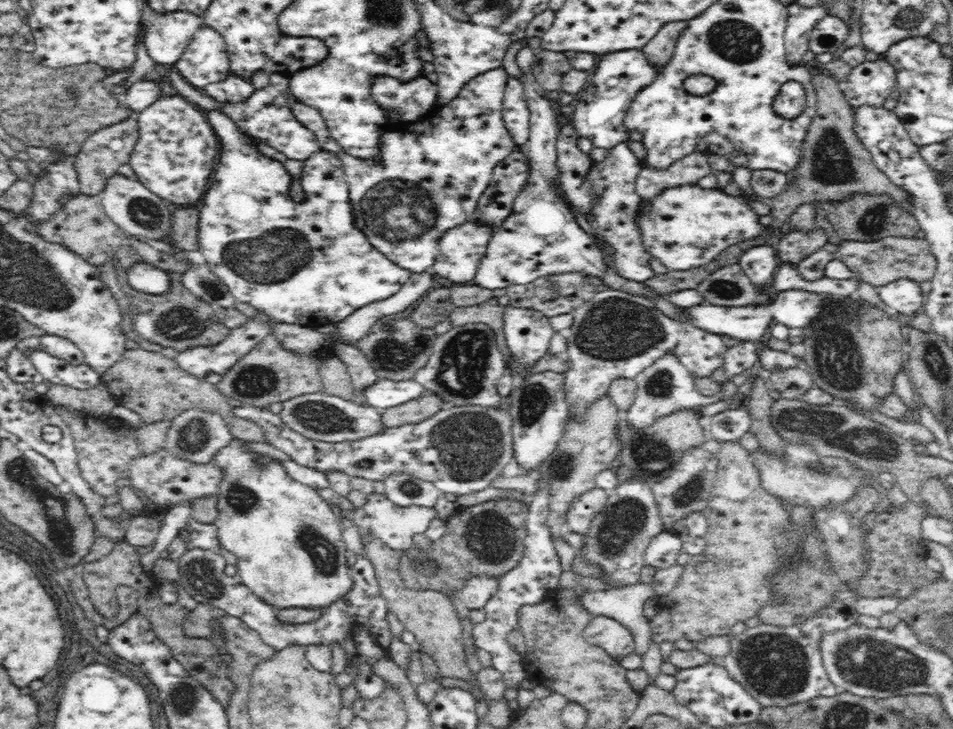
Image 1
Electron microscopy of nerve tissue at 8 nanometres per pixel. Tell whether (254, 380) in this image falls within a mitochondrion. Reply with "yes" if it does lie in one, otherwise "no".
yes

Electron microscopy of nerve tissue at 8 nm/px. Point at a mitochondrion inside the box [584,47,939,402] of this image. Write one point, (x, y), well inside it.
(836, 359)

